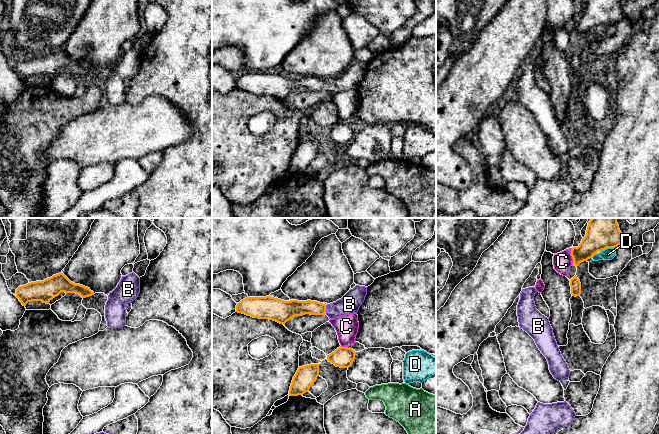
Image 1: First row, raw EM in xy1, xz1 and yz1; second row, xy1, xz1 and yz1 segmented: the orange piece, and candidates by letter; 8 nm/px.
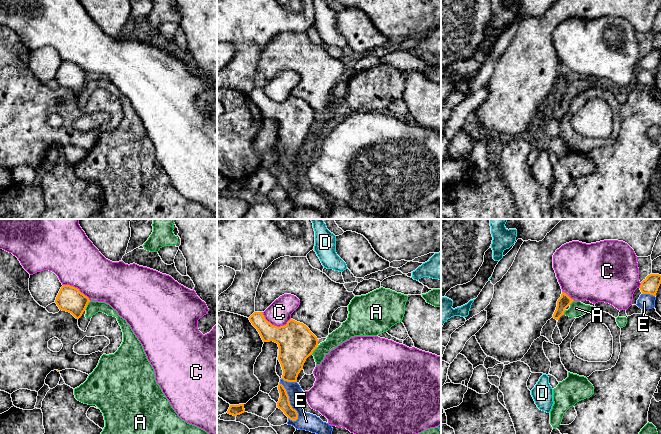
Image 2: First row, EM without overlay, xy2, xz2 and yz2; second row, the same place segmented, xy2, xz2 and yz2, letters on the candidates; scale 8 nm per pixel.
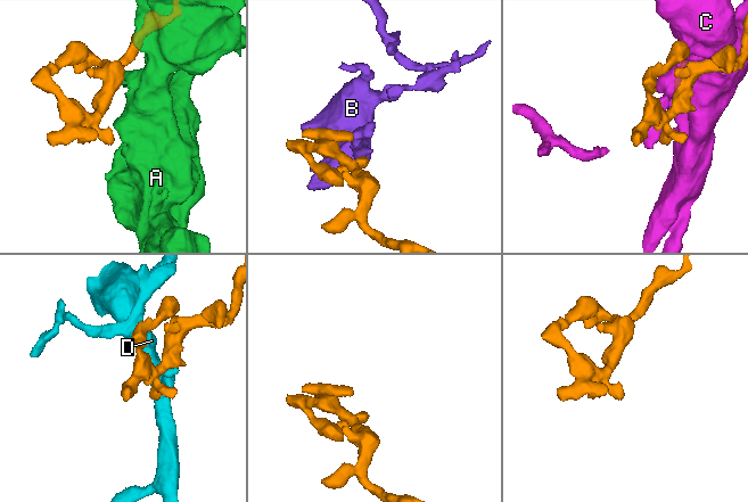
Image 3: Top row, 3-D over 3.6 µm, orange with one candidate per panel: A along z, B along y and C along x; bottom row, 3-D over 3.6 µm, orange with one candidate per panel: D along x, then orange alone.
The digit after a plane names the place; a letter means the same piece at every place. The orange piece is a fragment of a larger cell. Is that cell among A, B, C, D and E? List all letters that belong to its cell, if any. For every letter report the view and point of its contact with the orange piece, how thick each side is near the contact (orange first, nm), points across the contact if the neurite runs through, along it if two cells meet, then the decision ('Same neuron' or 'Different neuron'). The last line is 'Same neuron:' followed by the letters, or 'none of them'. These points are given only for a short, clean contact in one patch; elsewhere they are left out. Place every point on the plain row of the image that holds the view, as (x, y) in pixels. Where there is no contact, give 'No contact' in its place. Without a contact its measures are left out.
A: Touches orange at xy2 (87, 80). Thickness 200 nm (orange) against 110 nm. Boundary: xy2 (90, 77), (84, 85). Different neuron
B: Touches orange at xz1 (325, 85). Thickness 130 nm (orange) against 160 nm. Path across: xz1 (294, 84), (325, 85), (337, 85), (349, 80). Same neuron
C: Touches orange at xz2 (275, 102). Thickness 300 nm (orange) against 190 nm. Different neuron
D: Touches orange at yz1 (607, 23). Thickness 220 nm (orange) against 100 nm. Boundary: yz1 (614, 23), (608, 23), (600, 27). Different neuron
E: Touches orange at xz2 (289, 178). Thickness 100 nm (orange) against 140 nm. Different neuron
Same neuron: B

